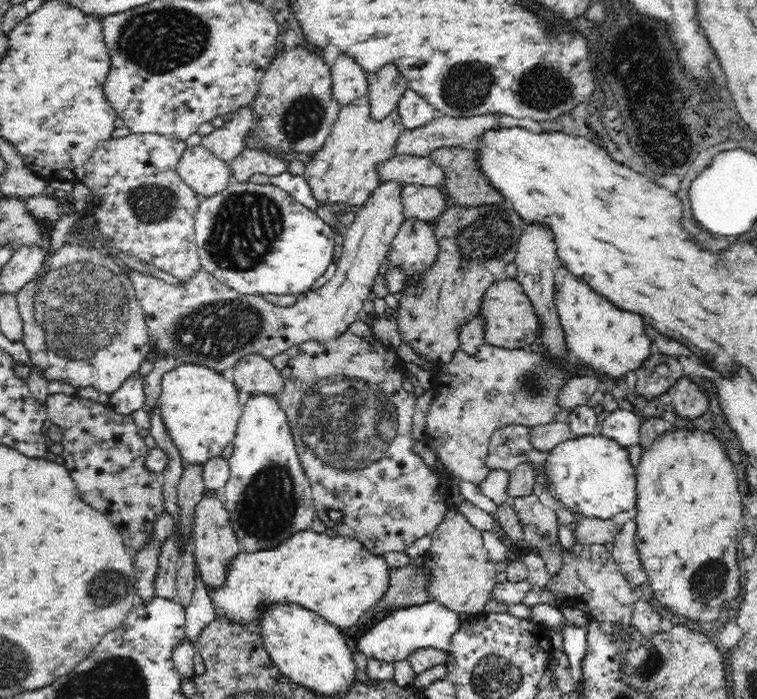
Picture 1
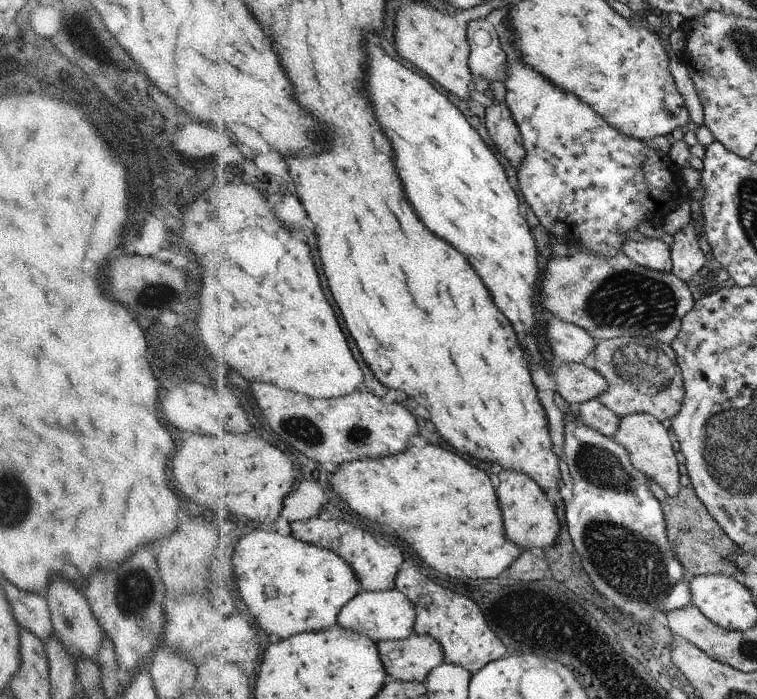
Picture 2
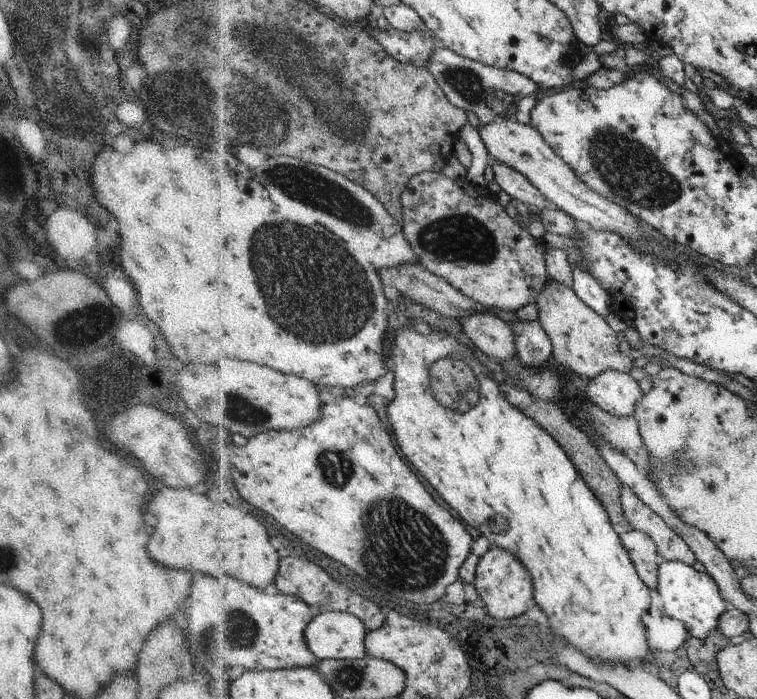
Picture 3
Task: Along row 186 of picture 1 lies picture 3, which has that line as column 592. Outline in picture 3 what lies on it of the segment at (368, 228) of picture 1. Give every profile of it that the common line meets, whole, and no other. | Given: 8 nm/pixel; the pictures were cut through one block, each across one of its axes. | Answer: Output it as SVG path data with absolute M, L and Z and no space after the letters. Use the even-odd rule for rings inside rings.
M608 369L598 377L584 379L587 382L587 398L602 410L613 415L627 417L634 412L643 398L643 389L629 373Z

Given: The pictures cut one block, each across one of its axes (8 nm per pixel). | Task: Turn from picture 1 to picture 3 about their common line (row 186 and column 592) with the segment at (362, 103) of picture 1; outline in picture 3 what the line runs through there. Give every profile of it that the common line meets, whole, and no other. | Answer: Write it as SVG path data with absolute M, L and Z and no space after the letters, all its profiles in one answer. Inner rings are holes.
M549 279L547 285L540 290L536 297L538 309L537 321L550 339L553 351L552 358L560 366L577 373L582 379L598 377L598 374L607 372L608 369L621 370L629 373L632 365L631 356L622 356L618 352L618 340L616 334L610 330L606 320L594 310L590 310L578 296L572 287Z

